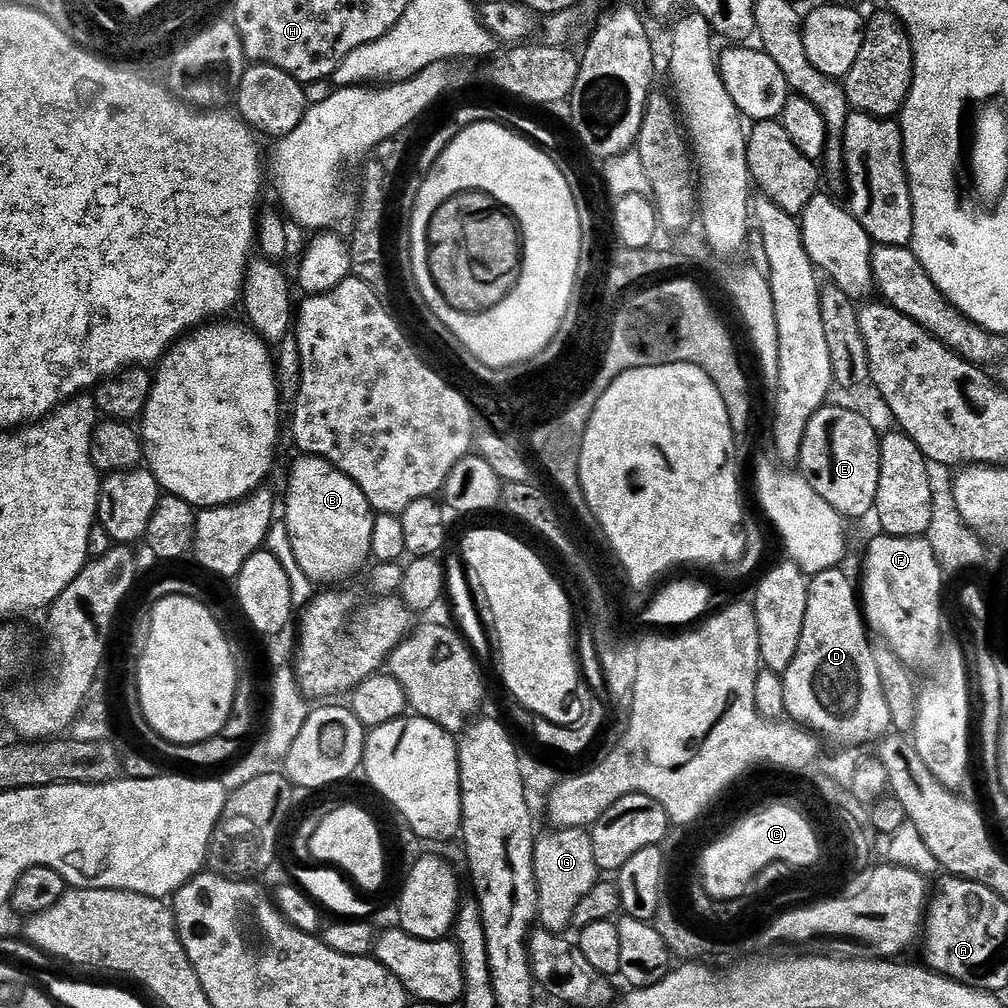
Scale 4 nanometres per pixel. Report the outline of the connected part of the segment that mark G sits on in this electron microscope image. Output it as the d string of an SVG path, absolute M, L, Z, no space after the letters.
M552 828L541 831L534 846L534 878L538 890L538 924L545 932L564 934L572 928L578 902L594 890L598 869L594 862L592 838L586 828Z

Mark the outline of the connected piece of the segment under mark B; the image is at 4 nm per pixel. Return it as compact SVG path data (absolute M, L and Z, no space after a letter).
M307 454L298 458L288 474L282 521L299 569L313 584L330 586L350 579L371 559L376 513L361 487L328 460Z

